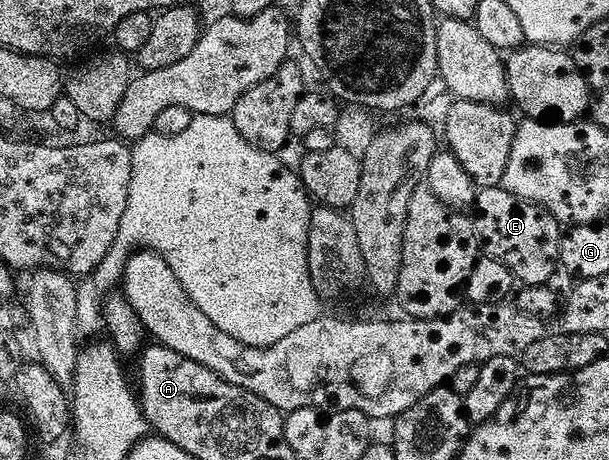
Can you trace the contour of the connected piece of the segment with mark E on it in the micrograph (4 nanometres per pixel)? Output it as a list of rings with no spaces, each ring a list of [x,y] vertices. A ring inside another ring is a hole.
[[[503,185],[485,186],[476,193],[473,221],[486,257],[501,260],[505,268],[524,286],[550,283],[559,266],[561,224],[536,202],[513,196]]]

